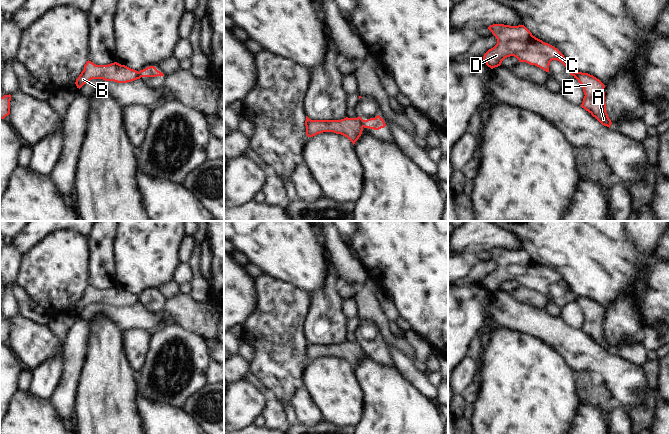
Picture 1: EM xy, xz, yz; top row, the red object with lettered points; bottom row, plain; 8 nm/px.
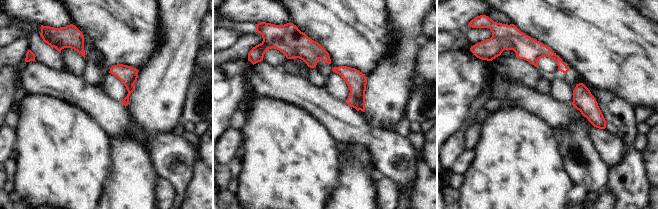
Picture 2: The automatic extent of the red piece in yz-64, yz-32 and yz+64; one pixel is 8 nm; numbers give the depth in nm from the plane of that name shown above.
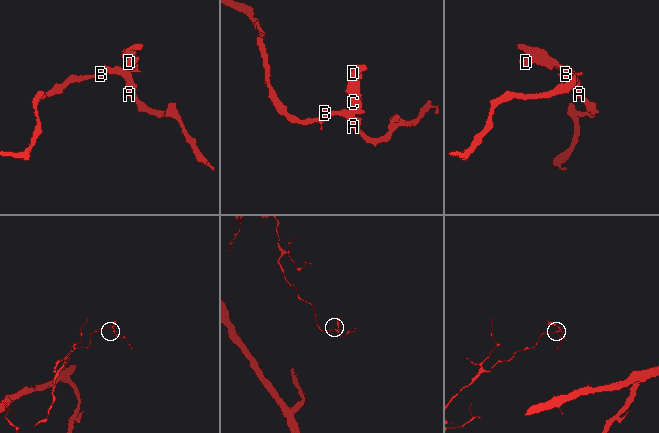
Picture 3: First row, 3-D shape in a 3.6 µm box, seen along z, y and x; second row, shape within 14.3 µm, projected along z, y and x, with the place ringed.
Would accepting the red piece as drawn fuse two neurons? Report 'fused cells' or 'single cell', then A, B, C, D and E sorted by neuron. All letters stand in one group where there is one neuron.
fused cells; A B E / C D

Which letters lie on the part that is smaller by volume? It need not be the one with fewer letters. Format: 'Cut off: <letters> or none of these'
Cut off: C, D

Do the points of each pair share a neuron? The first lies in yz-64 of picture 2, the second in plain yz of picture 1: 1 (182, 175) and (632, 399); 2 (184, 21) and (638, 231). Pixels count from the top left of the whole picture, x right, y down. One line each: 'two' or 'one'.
1: one
2: one

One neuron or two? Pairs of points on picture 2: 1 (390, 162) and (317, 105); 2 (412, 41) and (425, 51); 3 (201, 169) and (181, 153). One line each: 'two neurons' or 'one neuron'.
1: one neuron
2: two neurons
3: two neurons

